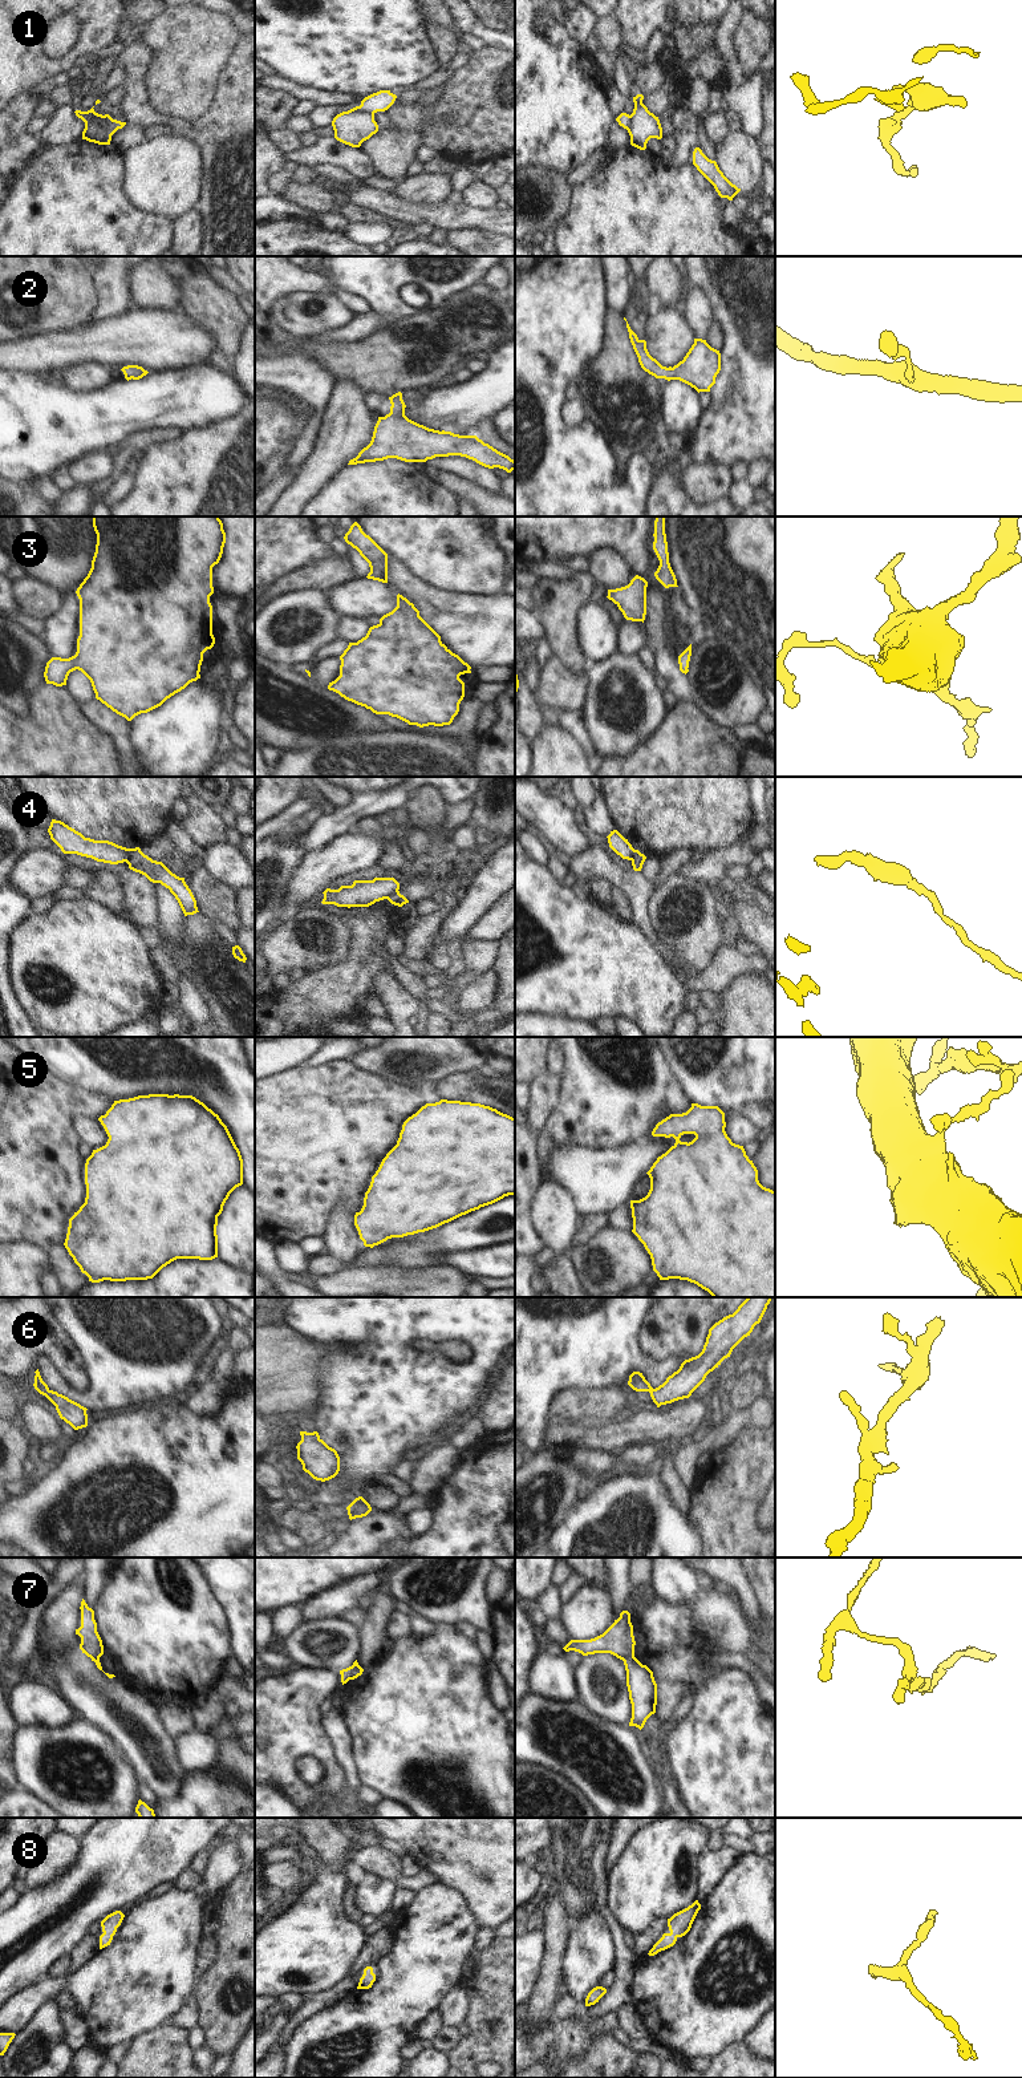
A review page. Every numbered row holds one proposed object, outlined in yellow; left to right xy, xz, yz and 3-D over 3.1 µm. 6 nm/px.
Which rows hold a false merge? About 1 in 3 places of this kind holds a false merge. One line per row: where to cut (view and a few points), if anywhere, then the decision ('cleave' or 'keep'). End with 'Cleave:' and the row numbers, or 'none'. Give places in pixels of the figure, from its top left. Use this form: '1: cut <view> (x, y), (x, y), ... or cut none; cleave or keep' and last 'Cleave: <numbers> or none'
1: cut xy (110, 118), (108, 124), (116, 130); cleave
2: cut none; keep
3: cut none; keep
4: cut xy (132, 849), (125, 861); cleave
5: cut none; keep
6: cut none; keep
7: cut yz (633, 1655), (628, 1655), (623, 1660); cleave
8: cut none; keep
Cleave: 1, 4, 7

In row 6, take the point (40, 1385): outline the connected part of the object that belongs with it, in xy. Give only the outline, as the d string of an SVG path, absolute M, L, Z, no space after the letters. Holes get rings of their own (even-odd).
M38 1369L35 1372L35 1389L45 1396L54 1406L61 1419L69 1423L74 1430L88 1426L86 1407L69 1399L68 1397L58 1394L48 1388L42 1381Z

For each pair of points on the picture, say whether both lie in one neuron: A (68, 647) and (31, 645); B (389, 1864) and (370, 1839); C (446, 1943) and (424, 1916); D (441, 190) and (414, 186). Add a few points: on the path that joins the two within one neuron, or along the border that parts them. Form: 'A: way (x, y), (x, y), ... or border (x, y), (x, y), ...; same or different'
A: border (41, 635), (55, 656); different
B: border (377, 1844), (360, 1847), (351, 1856); different
C: way (439, 1936), (430, 1923); same
D: way (434, 189), (421, 189); same

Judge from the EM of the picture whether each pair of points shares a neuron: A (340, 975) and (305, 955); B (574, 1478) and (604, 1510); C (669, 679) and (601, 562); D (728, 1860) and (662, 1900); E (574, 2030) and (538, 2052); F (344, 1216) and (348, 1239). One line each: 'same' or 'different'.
A: different
B: different
C: different
D: different
E: same
F: same

